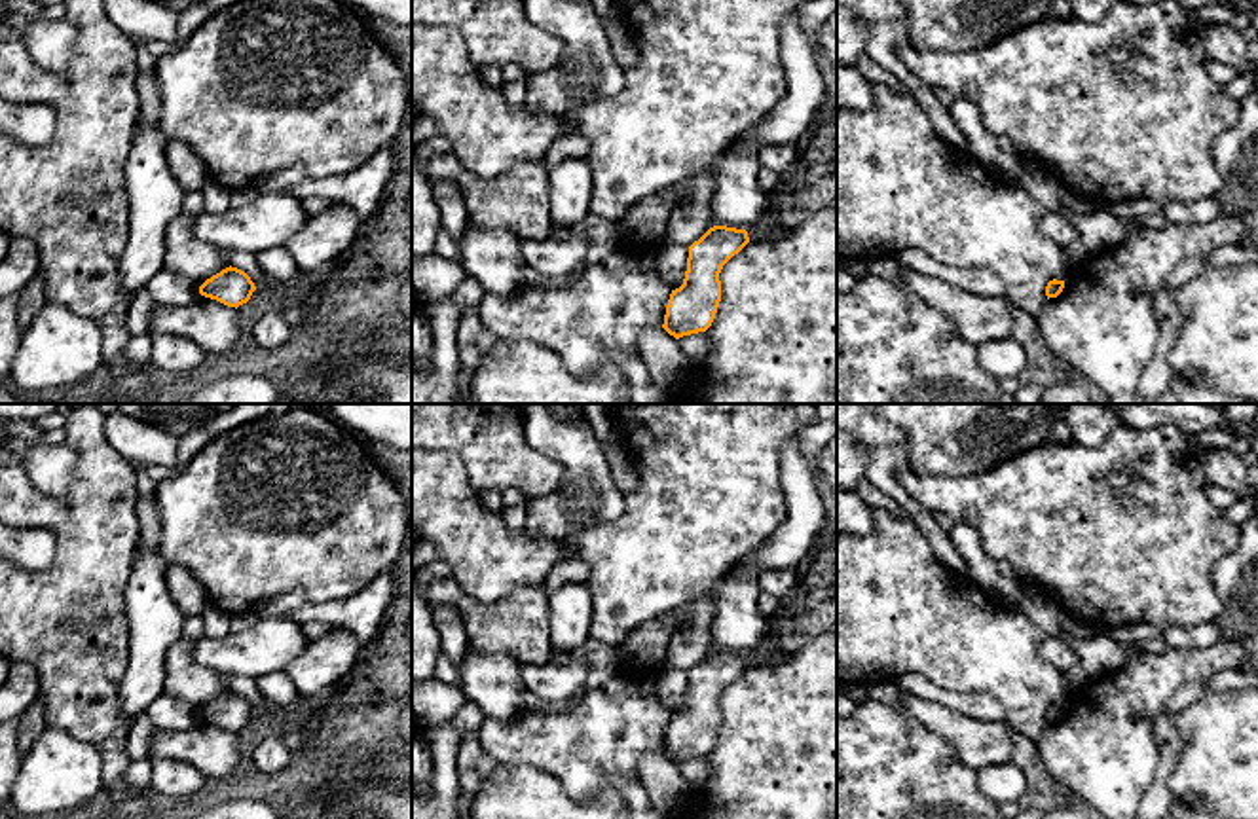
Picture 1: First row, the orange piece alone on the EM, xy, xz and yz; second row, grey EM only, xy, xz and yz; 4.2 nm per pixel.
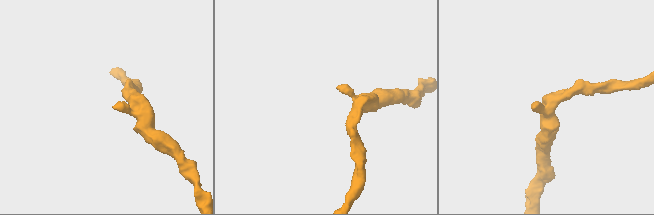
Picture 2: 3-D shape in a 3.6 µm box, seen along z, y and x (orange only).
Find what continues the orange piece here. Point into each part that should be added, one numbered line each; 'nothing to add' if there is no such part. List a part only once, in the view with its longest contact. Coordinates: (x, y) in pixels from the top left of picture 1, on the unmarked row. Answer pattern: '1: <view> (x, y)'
nothing to add

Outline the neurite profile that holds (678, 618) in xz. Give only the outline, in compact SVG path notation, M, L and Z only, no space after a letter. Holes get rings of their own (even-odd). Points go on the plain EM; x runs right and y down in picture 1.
M700 599L683 603L683 605L679 605L677 609L674 609L672 612L668 612L668 614L657 618L657 620L668 624L668 626L670 626L670 633L677 633L677 631L681 631L681 629L687 626L689 618L691 618L691 610L693 610L693 607L694 607L698 601L700 601Z

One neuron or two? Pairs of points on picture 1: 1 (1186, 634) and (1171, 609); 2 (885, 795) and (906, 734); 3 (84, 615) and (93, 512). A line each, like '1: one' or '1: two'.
1: two
2: one
3: one

